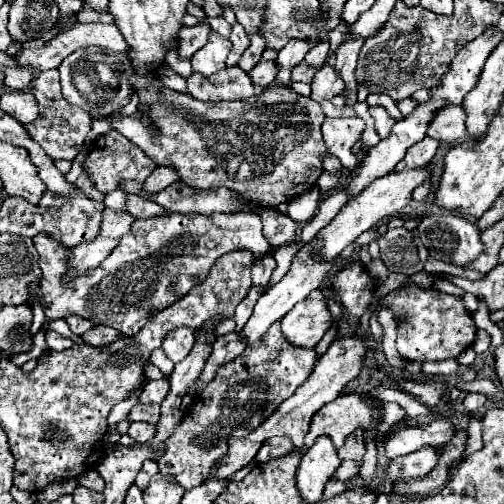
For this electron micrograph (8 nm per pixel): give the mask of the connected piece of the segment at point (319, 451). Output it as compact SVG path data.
M317 437L315 445L305 451L301 465L297 469L297 489L305 503L315 503L321 499L327 479L341 465L337 449L331 437Z

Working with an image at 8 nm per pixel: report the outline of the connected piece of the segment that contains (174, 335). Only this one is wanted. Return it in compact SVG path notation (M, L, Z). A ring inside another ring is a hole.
M179 327L179 329L173 329L171 333L167 333L167 337L163 341L163 351L167 353L167 357L173 363L179 363L187 357L187 353L191 353L193 343L195 343L193 329Z

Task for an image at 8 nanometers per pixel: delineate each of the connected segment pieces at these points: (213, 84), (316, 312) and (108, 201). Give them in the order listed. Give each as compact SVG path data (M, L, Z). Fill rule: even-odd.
M239 67L223 69L209 79L193 73L189 79L189 93L199 101L224 102L247 99L253 95L253 83L249 75Z
M313 291L281 319L281 333L289 345L315 349L325 331L333 325L323 291Z
M121 189L111 191L111 193L105 195L105 205L109 209L123 209L123 211L127 211L127 203L125 203L127 197L129 197L129 193L123 193Z

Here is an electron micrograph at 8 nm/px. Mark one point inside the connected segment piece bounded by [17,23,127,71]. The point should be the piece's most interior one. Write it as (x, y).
(49, 56)

